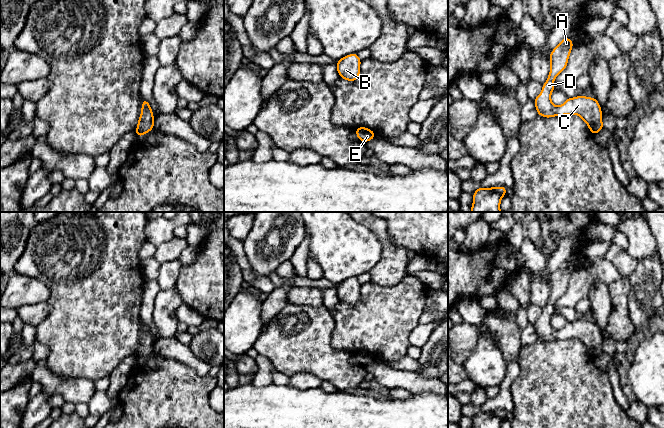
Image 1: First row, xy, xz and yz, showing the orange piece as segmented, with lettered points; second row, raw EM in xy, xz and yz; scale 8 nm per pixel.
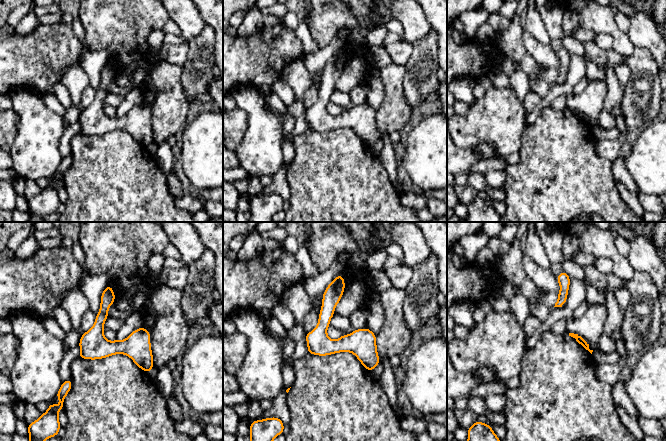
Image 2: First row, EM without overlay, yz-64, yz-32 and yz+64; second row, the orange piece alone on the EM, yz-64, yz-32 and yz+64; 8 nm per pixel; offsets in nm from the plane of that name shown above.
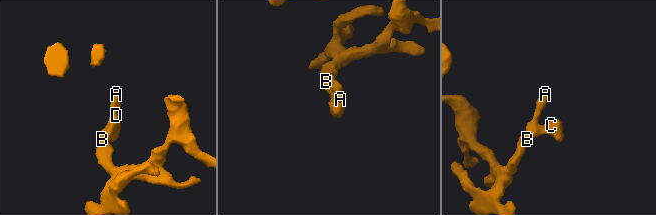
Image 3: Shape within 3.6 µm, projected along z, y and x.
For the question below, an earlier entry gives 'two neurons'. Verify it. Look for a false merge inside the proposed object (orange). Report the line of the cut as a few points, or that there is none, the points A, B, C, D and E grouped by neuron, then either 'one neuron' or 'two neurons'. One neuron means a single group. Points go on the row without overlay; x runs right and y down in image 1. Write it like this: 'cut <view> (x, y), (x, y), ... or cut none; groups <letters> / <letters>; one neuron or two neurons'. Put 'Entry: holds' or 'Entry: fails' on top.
Entry: fails
cut none; groups A B C D E; one neuron

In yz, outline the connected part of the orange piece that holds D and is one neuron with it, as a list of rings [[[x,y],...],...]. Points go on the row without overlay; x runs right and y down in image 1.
[[[565,261],[552,274],[549,279],[550,297],[542,310],[541,317],[533,325],[537,339],[545,342],[571,338],[579,339],[588,349],[591,357],[596,359],[604,353],[602,334],[597,323],[587,320],[576,320],[567,322],[566,325],[559,330],[554,329],[551,325],[551,318],[555,313],[554,304],[565,294],[573,269],[572,264],[569,261]]]

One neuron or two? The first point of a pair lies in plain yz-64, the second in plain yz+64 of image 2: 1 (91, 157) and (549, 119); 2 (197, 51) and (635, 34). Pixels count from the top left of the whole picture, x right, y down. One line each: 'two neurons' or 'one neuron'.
1: one neuron
2: two neurons

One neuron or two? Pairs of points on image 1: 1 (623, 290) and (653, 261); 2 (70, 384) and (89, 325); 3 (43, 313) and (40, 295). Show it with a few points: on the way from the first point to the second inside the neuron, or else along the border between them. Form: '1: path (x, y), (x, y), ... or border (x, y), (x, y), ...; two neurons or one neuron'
1: border (627, 278), (630, 282), (629, 306); two neurons
2: border (65, 376), (84, 377), (94, 381); two neurons
3: border (46, 301), (25, 304), (18, 308); two neurons

